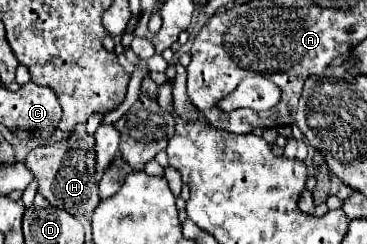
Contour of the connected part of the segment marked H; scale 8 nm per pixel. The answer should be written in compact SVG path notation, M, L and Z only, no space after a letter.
M84 124L76 126L72 136L64 142L38 146L28 152L26 162L28 170L32 170L38 192L56 208L62 208L70 212L72 216L84 216L92 212L100 198L98 198L98 180L96 180L96 168L94 168L94 136L88 136L84 130Z

